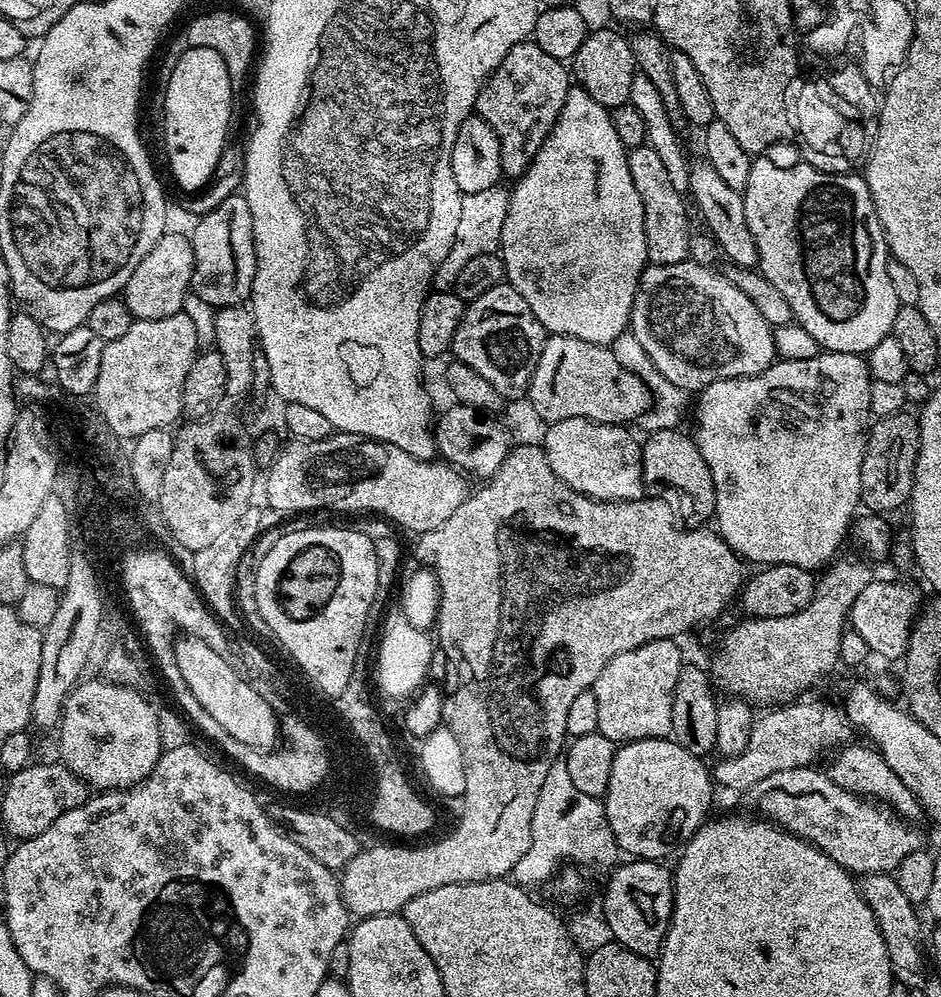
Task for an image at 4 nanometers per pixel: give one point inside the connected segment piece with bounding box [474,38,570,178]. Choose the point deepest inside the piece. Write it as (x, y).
(521, 99)

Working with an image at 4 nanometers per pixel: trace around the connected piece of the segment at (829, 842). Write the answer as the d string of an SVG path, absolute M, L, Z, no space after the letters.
M809 766L770 774L770 778L762 778L748 789L746 799L760 811L757 813L761 817L815 844L838 866L853 874L895 873L906 854L925 847L924 836L916 826L909 826L888 805L854 795L833 782L827 771L818 769Z

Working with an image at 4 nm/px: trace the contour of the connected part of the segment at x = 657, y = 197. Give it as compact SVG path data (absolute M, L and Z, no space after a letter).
M647 146L630 148L628 165L630 178L634 181L634 190L638 190L638 199L642 202L648 264L677 264L689 259L691 252L688 251L692 248L692 224L688 221L689 205L685 197L678 190L674 190L674 182L670 182L666 165L662 162L658 150Z

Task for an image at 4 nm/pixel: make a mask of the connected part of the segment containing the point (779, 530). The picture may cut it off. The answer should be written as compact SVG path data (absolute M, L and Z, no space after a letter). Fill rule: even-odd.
M820 350L816 356L812 358L805 358L802 361L777 359L766 370L762 370L753 376L731 376L729 380L716 380L713 384L707 384L705 388L699 389L697 400L694 400L694 408L696 404L696 432L694 431L694 439L698 450L702 454L702 458L706 458L706 466L710 466L710 474L714 478L714 490L716 491L716 510L714 513L714 520L717 520L718 530L725 540L733 549L740 552L745 558L757 560L757 565L767 566L769 564L793 564L794 566L802 566L803 568L810 568L813 570L820 570L825 567L837 555L836 551L840 548L840 543L844 540L844 535L848 532L848 523L852 520L852 515L855 514L856 508L861 507L860 502L860 475L862 474L862 458L864 457L864 441L866 439L866 423L864 419L869 419L870 409L868 403L870 402L869 390L872 389L873 379L869 375L869 368L867 359L863 355L855 352L830 352L827 350Z

